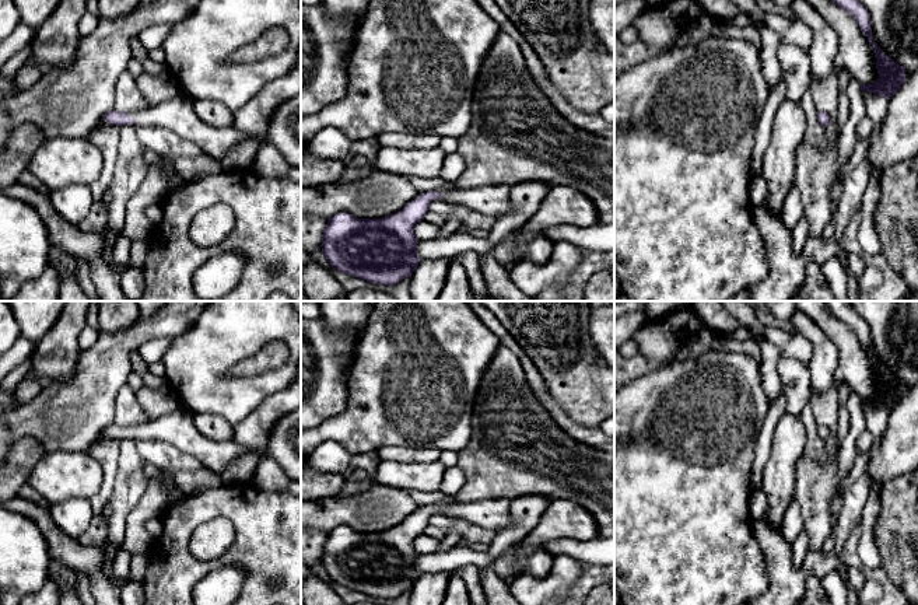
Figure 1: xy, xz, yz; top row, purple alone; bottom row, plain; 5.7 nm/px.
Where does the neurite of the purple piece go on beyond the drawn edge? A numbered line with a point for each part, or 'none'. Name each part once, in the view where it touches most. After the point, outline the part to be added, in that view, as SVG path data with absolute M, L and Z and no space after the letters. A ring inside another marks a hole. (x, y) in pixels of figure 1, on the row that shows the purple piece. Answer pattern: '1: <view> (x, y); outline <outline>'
1: xy (178, 114); outline M176 91L174 98L141 111L127 112L134 118L132 126L155 126L172 130L182 139L197 144L203 153L221 161L239 141L249 136L235 127L213 127L204 123L193 108L193 98Z

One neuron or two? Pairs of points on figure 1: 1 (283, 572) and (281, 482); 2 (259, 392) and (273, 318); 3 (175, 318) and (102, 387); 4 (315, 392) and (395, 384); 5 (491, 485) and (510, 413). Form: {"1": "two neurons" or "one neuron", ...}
{"1": "two neurons", "2": "one neuron", "3": "one neuron", "4": "two neurons", "5": "one neuron"}

